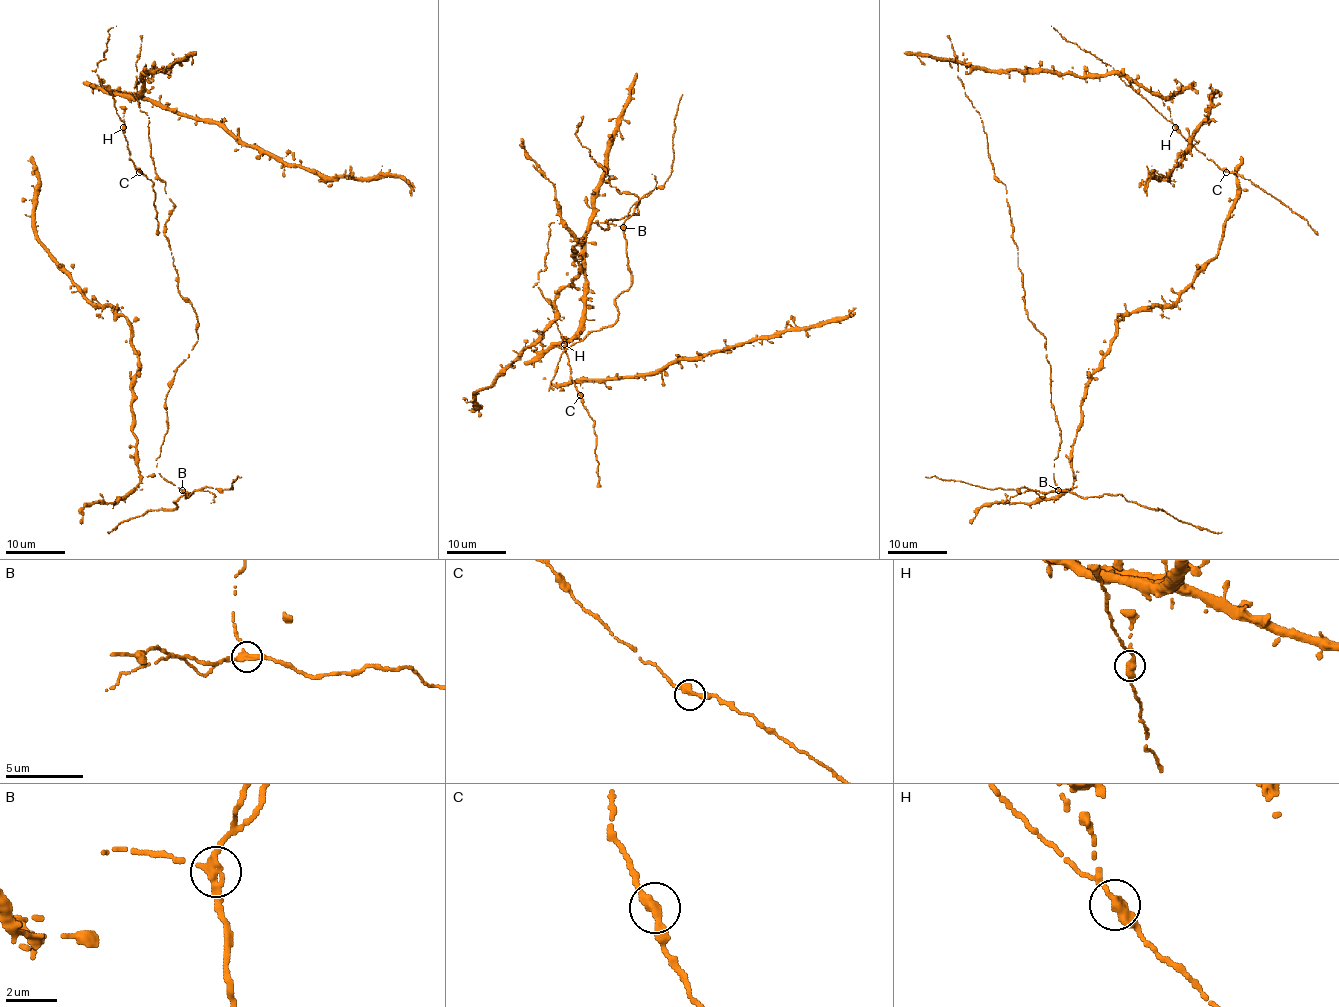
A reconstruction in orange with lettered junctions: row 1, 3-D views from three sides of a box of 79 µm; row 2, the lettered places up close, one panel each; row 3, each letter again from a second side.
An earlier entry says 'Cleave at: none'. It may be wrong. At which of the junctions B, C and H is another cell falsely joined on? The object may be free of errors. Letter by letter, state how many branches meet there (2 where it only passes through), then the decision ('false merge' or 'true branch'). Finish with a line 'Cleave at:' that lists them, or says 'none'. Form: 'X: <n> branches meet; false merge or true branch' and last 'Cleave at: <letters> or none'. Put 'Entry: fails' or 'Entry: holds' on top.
Entry: holds
B: 2 branches meet; true branch
C: 2 branches meet; true branch
H: 2 branches meet; true branch
Cleave at: none

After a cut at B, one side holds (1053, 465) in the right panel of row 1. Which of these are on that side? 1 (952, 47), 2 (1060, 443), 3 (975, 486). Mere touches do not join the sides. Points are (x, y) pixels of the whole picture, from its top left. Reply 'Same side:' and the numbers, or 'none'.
Same side: 1, 2, 3

